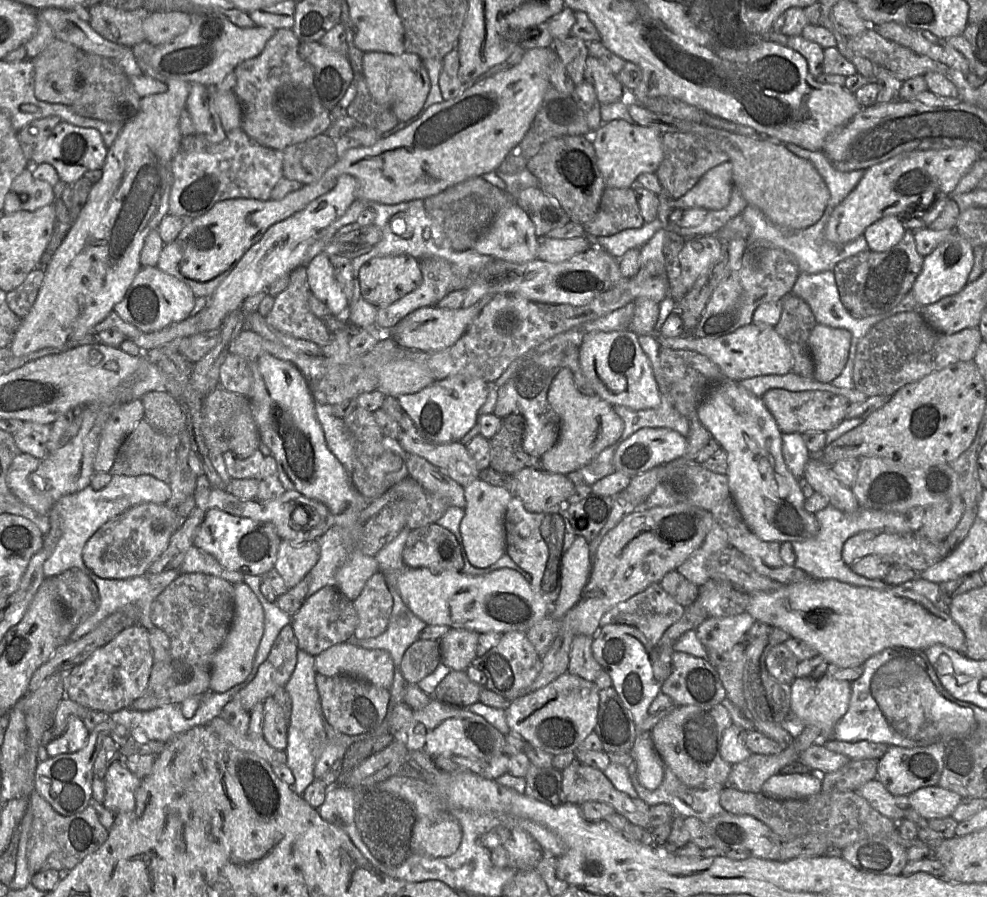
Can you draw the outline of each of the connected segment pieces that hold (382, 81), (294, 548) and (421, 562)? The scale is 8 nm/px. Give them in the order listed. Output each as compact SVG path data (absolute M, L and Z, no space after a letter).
M366 52L362 58L362 75L374 101L390 109L399 122L406 122L412 117L418 118L422 115L417 114L429 95L431 83L423 60L417 54Z
M282 540L274 568L290 589L307 576L319 560L319 556L320 550L316 541L295 544Z
M437 523L410 531L402 559L407 567L433 571L462 571L464 566L455 535Z

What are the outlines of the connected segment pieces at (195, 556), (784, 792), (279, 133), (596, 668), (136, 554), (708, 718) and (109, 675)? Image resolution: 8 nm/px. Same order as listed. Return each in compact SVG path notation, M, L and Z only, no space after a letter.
M192 545L186 552L179 573L203 573L222 578L230 583L244 582L244 574L224 568L212 555Z
M811 772L806 775L774 775L762 785L761 792L772 798L801 799L818 794L821 790L821 775Z
M278 29L275 31L274 35L267 41L263 51L256 57L247 59L236 66L233 70L236 76L236 88L235 95L239 100L242 107L242 124L241 127L244 132L258 144L277 150L282 151L286 147L291 146L296 143L304 142L307 139L315 137L319 134L323 134L331 126L333 119L331 117L330 110L325 108L321 103L315 85L314 85L314 71L310 64L305 62L298 53L298 48L300 45L299 39L295 36L292 29Z
M575 635L570 652L568 672L594 682L602 667L592 653L593 637Z
M139 504L112 518L96 531L84 546L83 562L90 571L103 579L141 576L167 549L172 536L183 522L176 509L166 504Z
M722 704L710 708L693 705L675 706L651 730L654 748L662 761L677 778L687 787L693 789L709 789L715 785L726 786L732 765L724 761L720 754L723 733L733 724L729 711Z
M134 624L72 668L64 680L65 697L89 710L111 714L129 707L145 692L153 664L149 632L145 627Z

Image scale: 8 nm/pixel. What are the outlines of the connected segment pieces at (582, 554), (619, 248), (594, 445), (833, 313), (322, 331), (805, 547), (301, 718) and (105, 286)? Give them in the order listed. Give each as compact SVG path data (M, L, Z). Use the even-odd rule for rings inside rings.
M576 536L563 558L562 587L551 606L550 615L560 620L579 601L591 573L591 555L588 542Z
M656 218L652 222L645 222L641 228L626 229L608 237L588 237L594 247L600 247L614 258L619 259L628 250L641 248L661 229L662 223Z
M561 369L554 377L547 399L559 416L560 436L557 443L541 457L544 471L562 475L578 471L614 444L623 432L624 423L614 407L598 395L586 396L579 393L569 369Z
M823 271L816 274L799 273L795 284L793 285L791 293L807 302L813 312L817 324L823 324L834 328L845 328L852 334L849 355L845 367L841 374L831 382L832 385L838 388L854 388L852 373L857 345L875 324L886 319L889 316L919 309L919 306L913 294L909 292L903 297L898 305L896 305L887 313L872 315L861 319L854 318L844 307L840 300L839 291L833 271Z
M299 266L290 273L289 285L275 297L274 306L265 319L278 331L295 338L311 341L323 348L329 344L332 334L324 321L311 311L308 303L310 293L306 267Z
M828 505L826 508L818 511L816 518L819 522L818 534L809 540L803 542L791 542L796 555L795 567L804 570L809 577L815 579L836 579L841 582L846 582L856 586L866 586L875 589L887 588L890 586L897 585L887 585L884 580L870 580L857 573L855 573L851 566L846 564L842 558L842 549L845 541L851 536L862 532L862 531L885 531L885 532L895 532L898 534L909 534L911 529L907 522L905 515L893 513L893 512L882 512L877 510L870 510L865 508L860 508L854 513L843 512L832 505Z
M298 650L295 669L285 685L285 689L291 698L291 716L287 737L287 766L294 775L292 789L298 795L303 795L305 789L315 781L314 767L317 759L329 742L326 722L322 715L320 697L317 690L315 676L315 656Z
M166 79L165 83L168 87L166 92L152 94L141 98L139 112L132 120L123 124L117 138L112 146L108 148L106 160L102 167L101 179L92 186L86 205L80 212L76 221L74 221L64 241L45 269L44 279L37 298L29 313L21 319L21 323L12 338L9 349L14 356L24 356L43 348L67 349L77 345L92 343L93 337L91 337L91 334L93 334L94 327L113 311L116 304L124 299L127 290L141 269L140 255L145 239L152 230L158 228L169 211L169 196L173 184L172 161L180 148L181 140L183 138L179 129L179 119L182 111L186 108L186 101L190 94L190 83L179 79Z

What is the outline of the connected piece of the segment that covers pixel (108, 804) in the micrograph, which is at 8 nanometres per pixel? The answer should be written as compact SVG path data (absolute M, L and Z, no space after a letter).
M116 759L109 765L104 780L106 793L102 804L114 814L133 811L135 793L142 779L133 774L121 759Z

